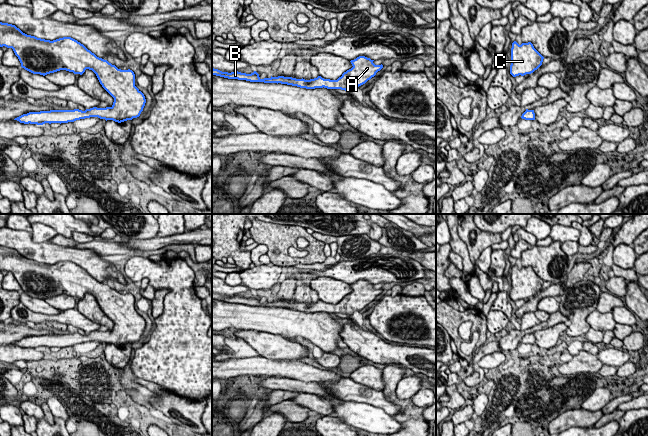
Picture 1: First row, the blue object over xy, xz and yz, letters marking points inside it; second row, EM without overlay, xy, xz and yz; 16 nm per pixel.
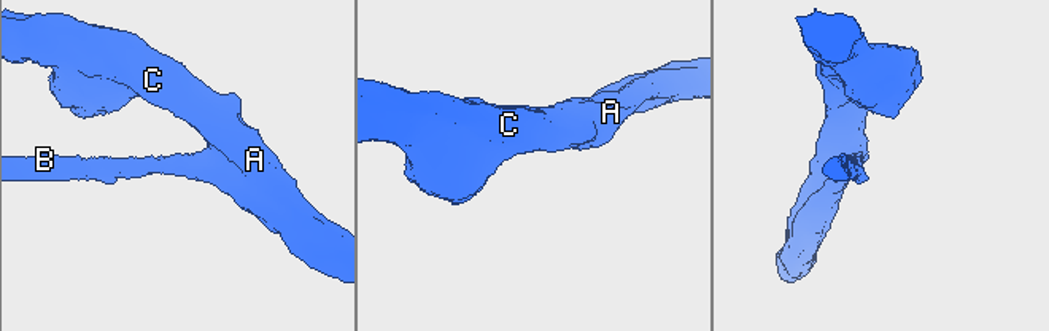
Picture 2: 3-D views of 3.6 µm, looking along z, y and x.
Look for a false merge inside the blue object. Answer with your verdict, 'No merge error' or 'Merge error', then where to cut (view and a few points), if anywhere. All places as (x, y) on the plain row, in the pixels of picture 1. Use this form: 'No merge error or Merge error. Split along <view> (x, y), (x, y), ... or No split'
No merge error. No split

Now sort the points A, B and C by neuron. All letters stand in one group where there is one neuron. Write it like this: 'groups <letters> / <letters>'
groups A B C

